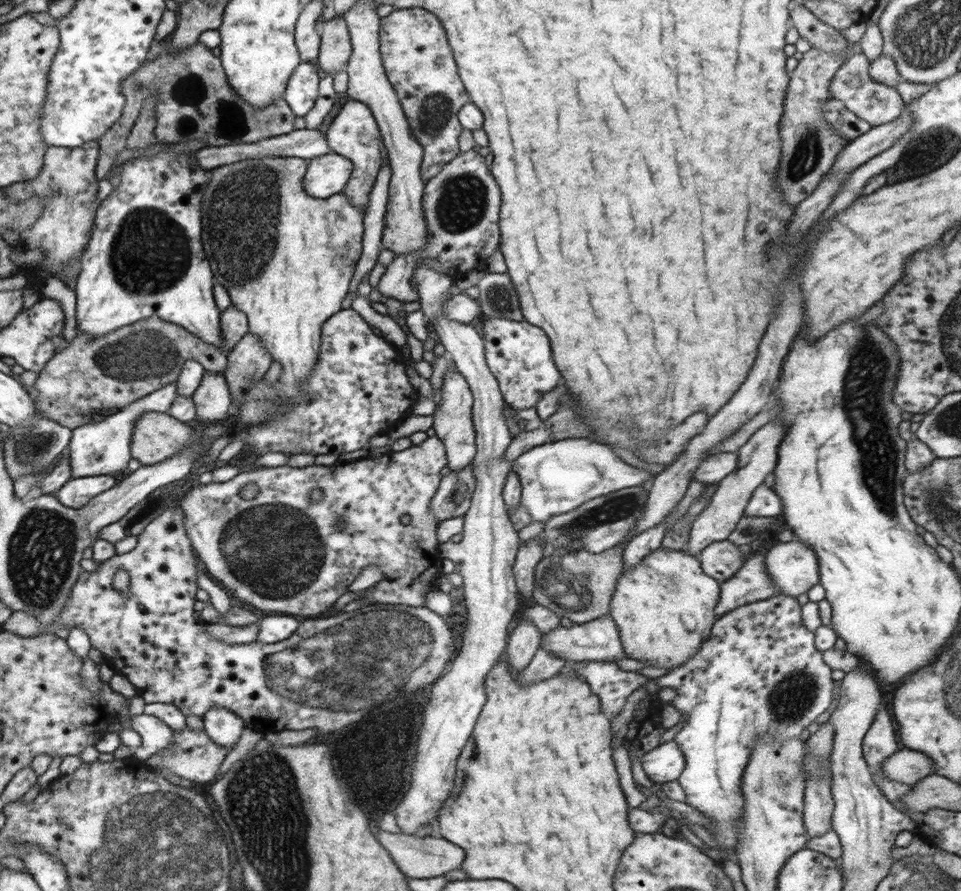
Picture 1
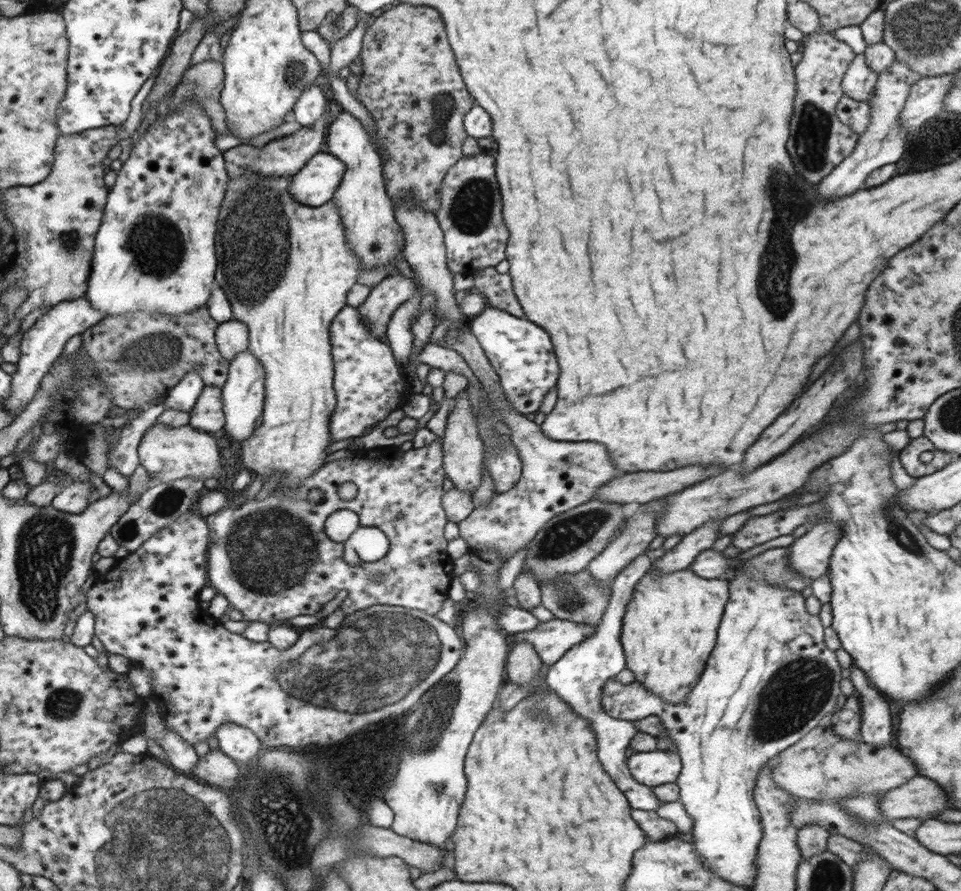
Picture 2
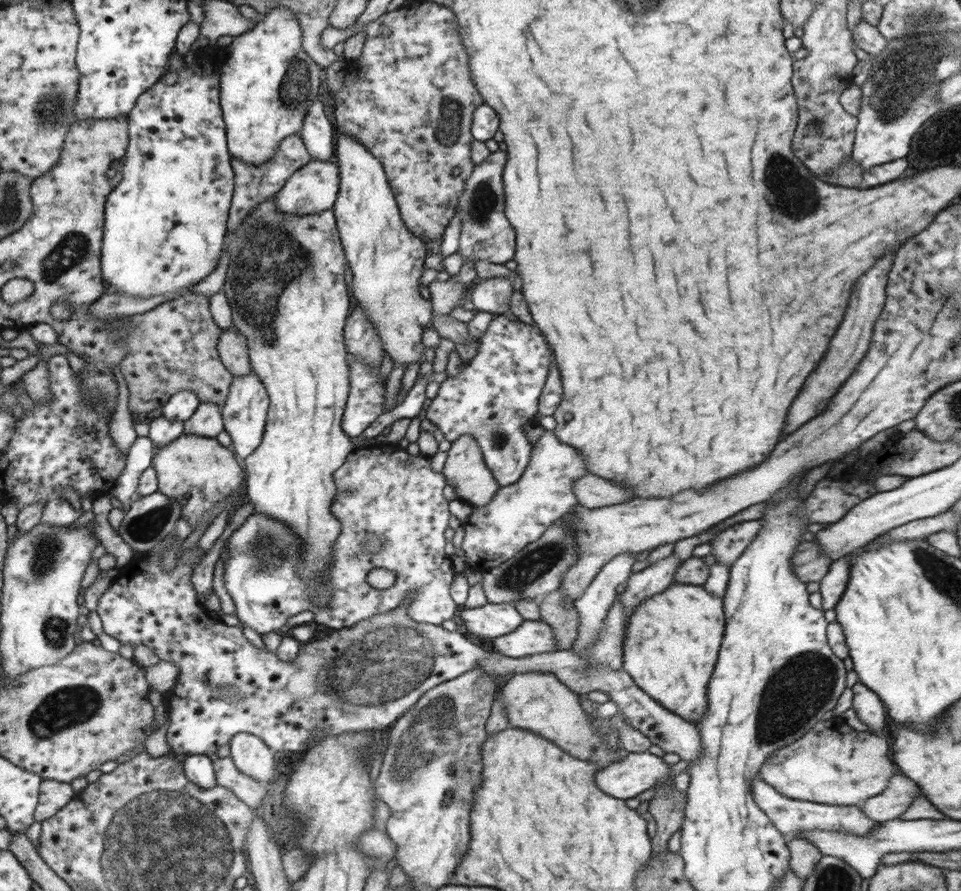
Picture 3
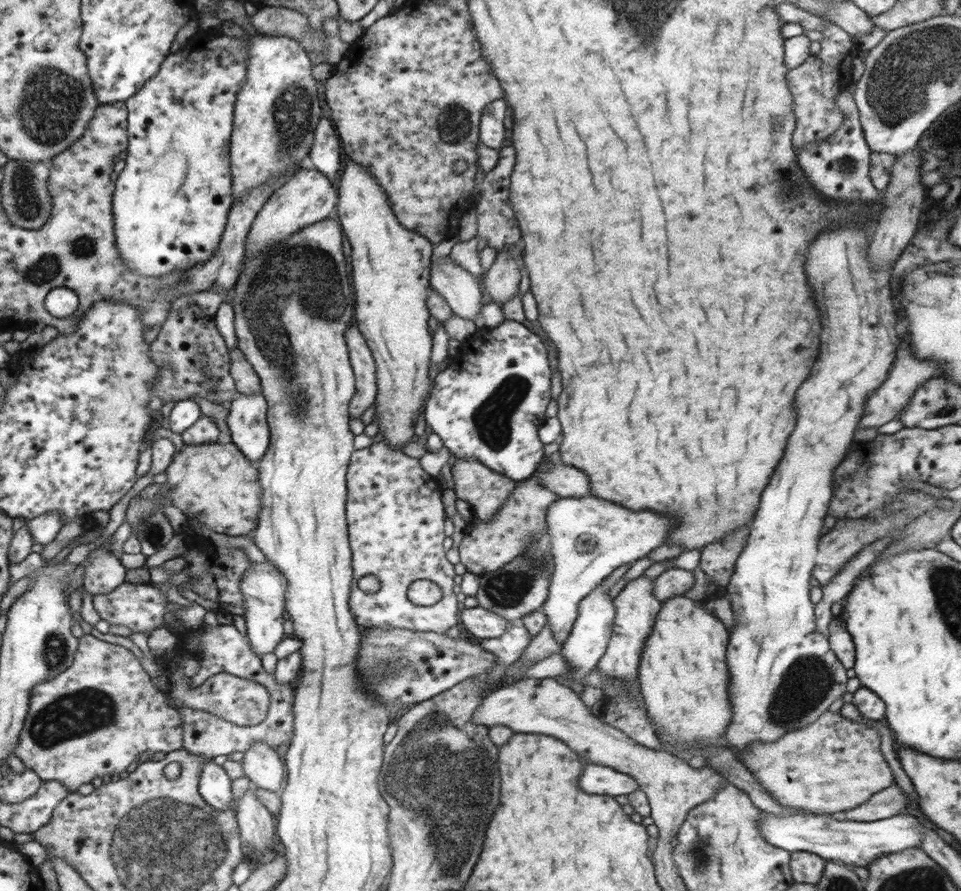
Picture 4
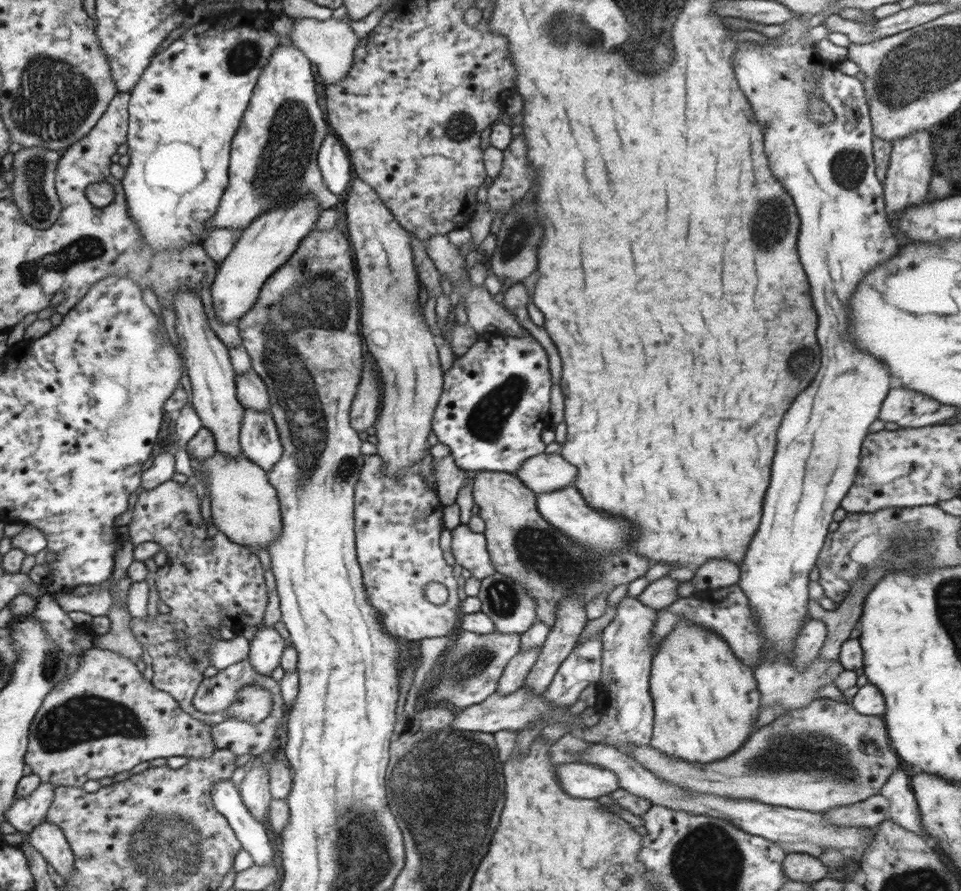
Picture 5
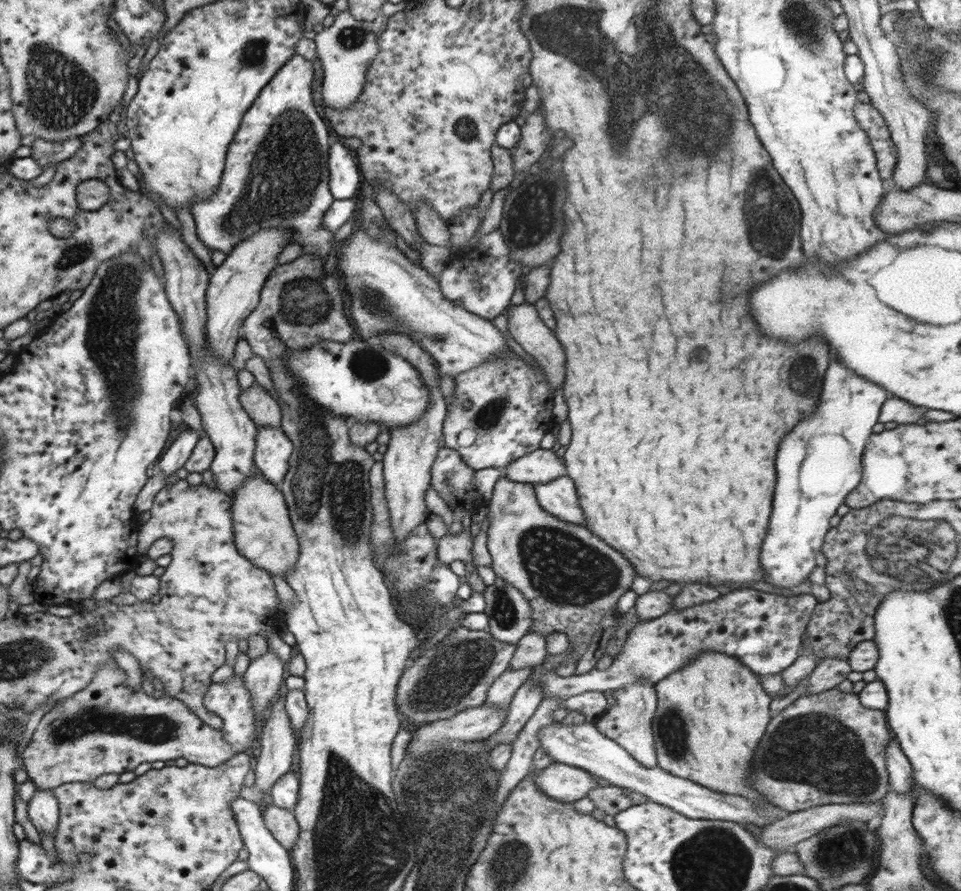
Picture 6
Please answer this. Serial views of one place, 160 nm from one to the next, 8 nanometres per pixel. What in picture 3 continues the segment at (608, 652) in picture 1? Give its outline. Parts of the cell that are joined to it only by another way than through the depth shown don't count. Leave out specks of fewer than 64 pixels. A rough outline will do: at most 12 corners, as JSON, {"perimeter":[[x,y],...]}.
{"perimeter":[[541,619],[525,620],[492,639],[512,658],[557,651],[554,631]]}

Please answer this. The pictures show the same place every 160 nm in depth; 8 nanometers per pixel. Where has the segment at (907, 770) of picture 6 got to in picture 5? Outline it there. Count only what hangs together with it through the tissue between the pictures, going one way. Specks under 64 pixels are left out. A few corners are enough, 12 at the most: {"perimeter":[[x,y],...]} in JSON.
{"perimeter":[[897,768],[881,788],[890,818],[930,840],[908,774]]}

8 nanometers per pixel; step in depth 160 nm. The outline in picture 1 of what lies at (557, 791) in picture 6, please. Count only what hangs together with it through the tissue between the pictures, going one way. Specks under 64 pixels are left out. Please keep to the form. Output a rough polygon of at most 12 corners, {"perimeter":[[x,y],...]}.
{"perimeter":[[672,739],[647,752],[641,763],[660,785],[678,780],[685,756]]}

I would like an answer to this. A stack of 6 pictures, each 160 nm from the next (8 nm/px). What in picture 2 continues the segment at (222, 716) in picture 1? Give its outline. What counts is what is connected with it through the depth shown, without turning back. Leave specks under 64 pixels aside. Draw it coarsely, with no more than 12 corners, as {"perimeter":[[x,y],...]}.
{"perimeter":[[222,724],[219,749],[238,766],[251,766],[261,740],[247,728]]}

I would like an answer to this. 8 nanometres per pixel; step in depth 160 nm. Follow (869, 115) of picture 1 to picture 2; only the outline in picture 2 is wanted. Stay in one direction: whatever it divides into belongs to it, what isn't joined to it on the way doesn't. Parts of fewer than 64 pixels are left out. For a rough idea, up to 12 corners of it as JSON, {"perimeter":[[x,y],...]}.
{"perimeter":[[855,55],[841,80],[843,95],[869,104],[879,74]]}

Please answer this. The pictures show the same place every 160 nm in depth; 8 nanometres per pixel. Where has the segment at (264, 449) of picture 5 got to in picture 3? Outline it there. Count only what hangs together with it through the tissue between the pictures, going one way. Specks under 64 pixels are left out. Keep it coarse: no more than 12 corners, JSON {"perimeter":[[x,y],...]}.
{"perimeter":[[252,371],[221,407],[234,455],[262,444],[269,396]]}

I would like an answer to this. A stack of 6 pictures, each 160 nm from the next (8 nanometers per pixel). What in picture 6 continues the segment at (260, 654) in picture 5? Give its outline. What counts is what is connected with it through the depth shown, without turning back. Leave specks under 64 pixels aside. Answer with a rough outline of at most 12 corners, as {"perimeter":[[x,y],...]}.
{"perimeter":[[272,651],[243,674],[256,720],[284,689],[285,663]]}

